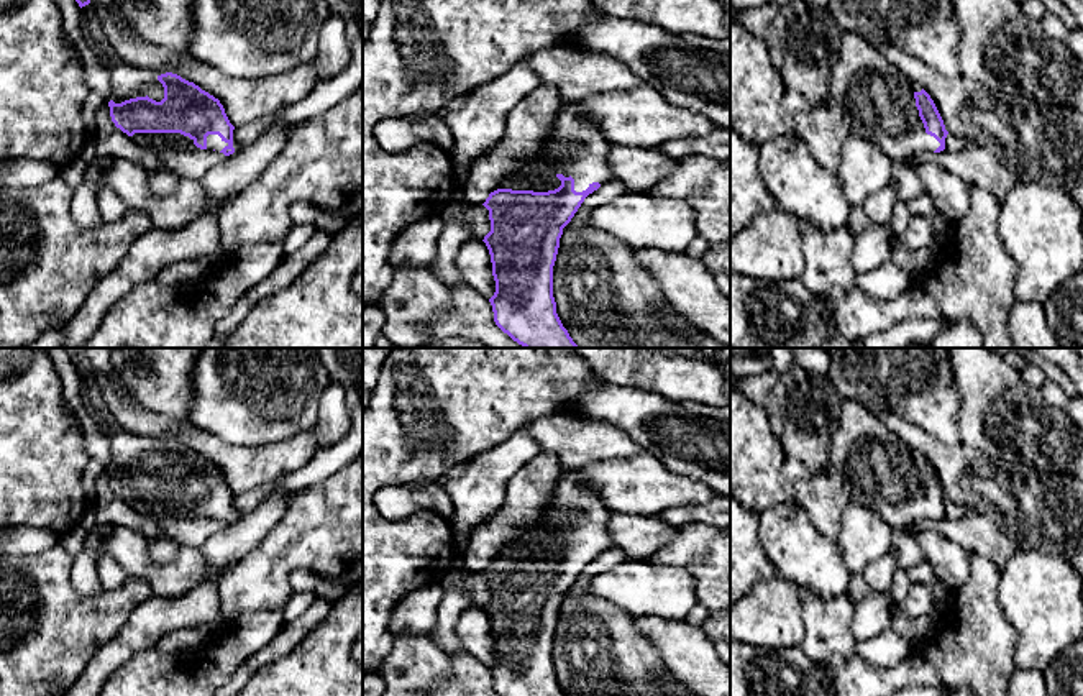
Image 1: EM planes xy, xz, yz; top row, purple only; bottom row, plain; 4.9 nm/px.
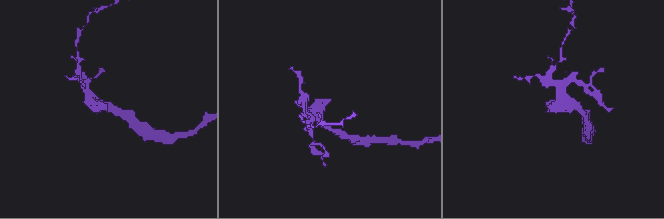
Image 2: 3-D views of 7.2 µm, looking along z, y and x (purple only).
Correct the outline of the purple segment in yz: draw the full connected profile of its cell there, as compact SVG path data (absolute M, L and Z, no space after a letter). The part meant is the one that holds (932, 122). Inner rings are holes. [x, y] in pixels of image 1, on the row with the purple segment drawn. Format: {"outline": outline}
{"outline": "M842 33L839 57L829 74L829 98L842 110L852 135L873 141L894 163L904 163L916 153L945 149L948 131L930 95L924 89L916 92L909 79L860 34Z"}

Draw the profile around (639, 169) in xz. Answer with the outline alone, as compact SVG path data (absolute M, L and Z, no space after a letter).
M612 144L607 164L612 179L622 182L627 190L648 192L656 182L668 177L681 158L666 154L661 148L628 148Z

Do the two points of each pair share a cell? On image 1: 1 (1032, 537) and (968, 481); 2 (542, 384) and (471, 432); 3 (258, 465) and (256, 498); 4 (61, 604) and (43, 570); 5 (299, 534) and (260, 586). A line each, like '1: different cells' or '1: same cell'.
1: same cell
2: same cell
3: different cells
4: same cell
5: same cell

